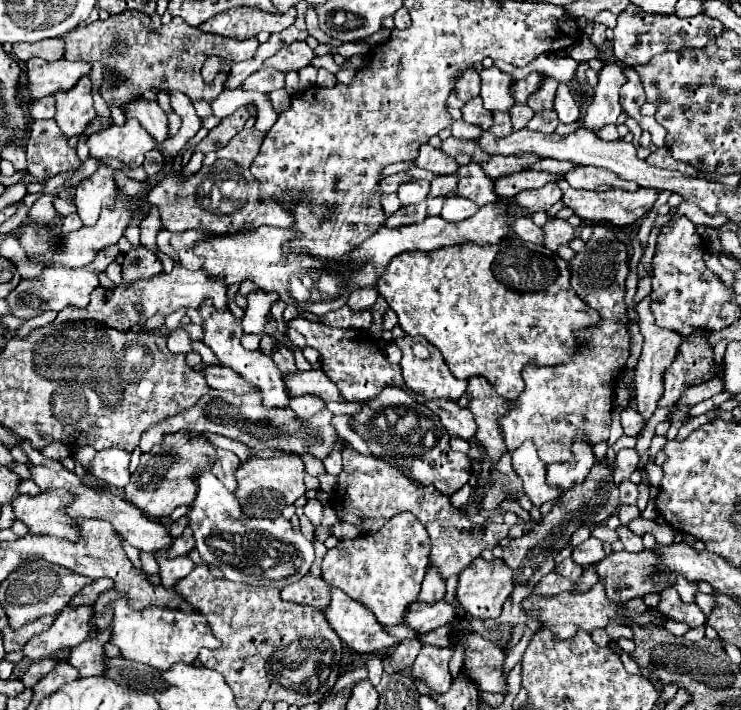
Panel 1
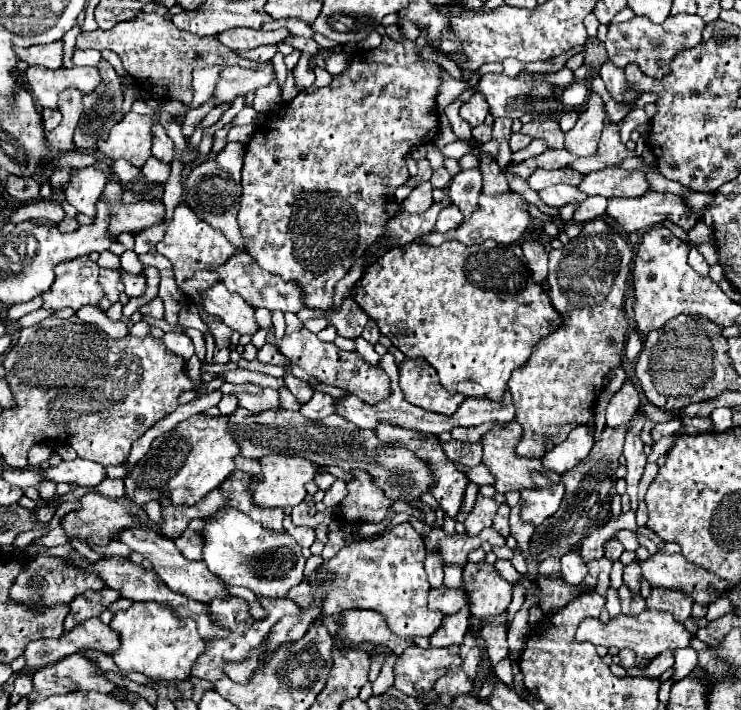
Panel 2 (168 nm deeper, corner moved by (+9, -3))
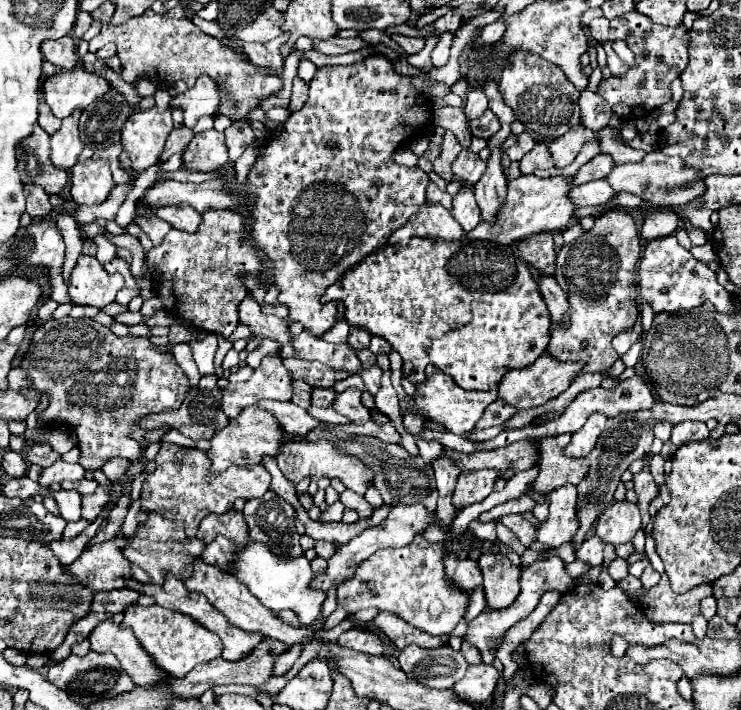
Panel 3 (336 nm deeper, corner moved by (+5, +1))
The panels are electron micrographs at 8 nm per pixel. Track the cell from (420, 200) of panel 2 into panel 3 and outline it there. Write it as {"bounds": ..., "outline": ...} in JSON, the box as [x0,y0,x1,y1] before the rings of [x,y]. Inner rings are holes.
{"bounds":[426,183,452,209],"outline":[[[428,183],[426,201],[428,201],[428,203],[440,203],[440,205],[444,205],[446,209],[452,209],[452,197],[450,197],[450,193],[438,189],[434,183]]]}

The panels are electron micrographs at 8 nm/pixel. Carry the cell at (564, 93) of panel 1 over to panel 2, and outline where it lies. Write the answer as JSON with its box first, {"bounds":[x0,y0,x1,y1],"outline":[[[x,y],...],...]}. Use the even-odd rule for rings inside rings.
{"bounds":[558,111,580,131],"outline":[[[562,111],[562,113],[558,115],[558,123],[560,123],[560,127],[562,127],[564,131],[570,131],[570,129],[574,127],[578,115],[580,115],[578,111]]]}

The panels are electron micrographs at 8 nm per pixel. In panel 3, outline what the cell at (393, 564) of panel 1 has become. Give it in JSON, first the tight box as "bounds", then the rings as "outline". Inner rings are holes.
{"bounds":[338,535,468,635],"outline":[[[418,535],[408,547],[384,549],[358,565],[354,577],[338,587],[338,605],[356,613],[376,607],[388,611],[428,635],[450,635],[466,615],[468,593],[444,575],[444,547]]]}

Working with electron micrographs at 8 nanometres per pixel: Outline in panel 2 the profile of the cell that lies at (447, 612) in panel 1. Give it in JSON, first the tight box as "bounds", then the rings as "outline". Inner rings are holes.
{"bounds":[428,587,466,617],"outline":[[[438,587],[430,589],[428,595],[428,607],[434,611],[440,611],[444,617],[458,613],[462,607],[466,607],[466,593],[462,587],[458,589],[448,589],[448,587]]]}

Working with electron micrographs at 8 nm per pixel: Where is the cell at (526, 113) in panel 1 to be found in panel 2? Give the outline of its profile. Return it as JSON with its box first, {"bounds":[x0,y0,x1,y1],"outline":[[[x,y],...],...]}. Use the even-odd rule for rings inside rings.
{"bounds":[482,119,512,169],"outline":[[[496,119],[494,129],[492,129],[492,141],[484,143],[482,149],[490,153],[498,165],[504,169],[510,159],[512,159],[512,149],[510,149],[510,133],[512,133],[512,119]]]}

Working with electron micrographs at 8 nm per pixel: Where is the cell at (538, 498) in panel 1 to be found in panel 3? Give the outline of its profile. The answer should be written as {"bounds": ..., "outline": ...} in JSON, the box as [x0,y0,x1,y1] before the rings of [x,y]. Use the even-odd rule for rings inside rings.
{"bounds":[536,485,578,547],"outline":[[[562,485],[548,495],[550,501],[550,515],[544,523],[536,527],[538,541],[550,547],[560,547],[562,543],[572,541],[578,531],[578,515],[576,503],[578,493],[574,485]]]}

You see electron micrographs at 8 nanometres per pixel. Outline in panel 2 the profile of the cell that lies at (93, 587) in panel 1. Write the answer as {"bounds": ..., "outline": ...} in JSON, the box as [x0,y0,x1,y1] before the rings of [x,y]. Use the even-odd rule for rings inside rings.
{"bounds":[64,589,120,631],"outline":[[[100,589],[100,591],[84,591],[84,595],[78,595],[70,603],[70,613],[64,619],[64,631],[70,631],[74,625],[82,623],[84,619],[98,617],[112,601],[120,597],[118,591],[114,589]]]}

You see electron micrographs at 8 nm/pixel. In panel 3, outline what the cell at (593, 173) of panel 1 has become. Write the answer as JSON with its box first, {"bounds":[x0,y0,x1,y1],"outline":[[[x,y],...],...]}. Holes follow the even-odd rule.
{"bounds":[606,151,704,207],"outline":[[[650,151],[640,163],[628,163],[618,165],[612,169],[612,173],[606,177],[616,191],[628,191],[644,201],[648,201],[654,207],[680,207],[684,203],[690,203],[692,199],[704,195],[704,177],[694,167],[688,167],[680,157],[664,157],[660,151]]]}

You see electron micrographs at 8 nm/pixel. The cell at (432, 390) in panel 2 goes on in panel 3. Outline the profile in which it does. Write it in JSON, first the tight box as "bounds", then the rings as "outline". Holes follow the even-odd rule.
{"bounds":[414,369,498,435],"outline":[[[428,369],[428,381],[416,385],[418,393],[414,397],[414,401],[418,403],[420,409],[424,409],[426,413],[430,413],[430,417],[436,423],[442,423],[448,427],[448,431],[456,433],[456,435],[466,435],[474,429],[474,425],[478,423],[478,419],[482,417],[484,409],[494,403],[498,399],[498,387],[490,389],[490,391],[464,391],[460,385],[454,383],[454,379],[442,371],[430,371]]]}

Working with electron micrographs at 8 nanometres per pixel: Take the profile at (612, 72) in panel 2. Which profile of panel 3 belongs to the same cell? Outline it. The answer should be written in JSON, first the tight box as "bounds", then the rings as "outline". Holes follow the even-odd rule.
{"bounds":[604,41,628,75],"outline":[[[610,41],[604,43],[604,51],[608,55],[608,69],[612,71],[612,75],[624,75],[628,71],[628,65],[618,59],[618,55],[612,51],[612,43]]]}

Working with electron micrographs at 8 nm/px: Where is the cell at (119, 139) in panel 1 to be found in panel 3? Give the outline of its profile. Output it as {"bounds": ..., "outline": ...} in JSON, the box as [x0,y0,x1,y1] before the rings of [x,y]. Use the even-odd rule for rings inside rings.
{"bounds":[122,107,170,173],"outline":[[[152,107],[148,111],[136,111],[130,115],[122,129],[122,147],[130,155],[132,169],[136,173],[146,171],[158,161],[158,155],[162,153],[170,131],[170,109],[158,111],[158,107]]]}

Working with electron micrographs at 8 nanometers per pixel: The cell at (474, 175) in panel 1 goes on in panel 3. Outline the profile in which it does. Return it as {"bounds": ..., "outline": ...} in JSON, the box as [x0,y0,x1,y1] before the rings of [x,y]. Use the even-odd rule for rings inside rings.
{"bounds":[452,185,482,233],"outline":[[[464,185],[464,189],[454,197],[454,207],[452,207],[452,217],[462,225],[466,233],[470,233],[482,219],[480,219],[480,209],[474,199],[474,189],[472,185]]]}

